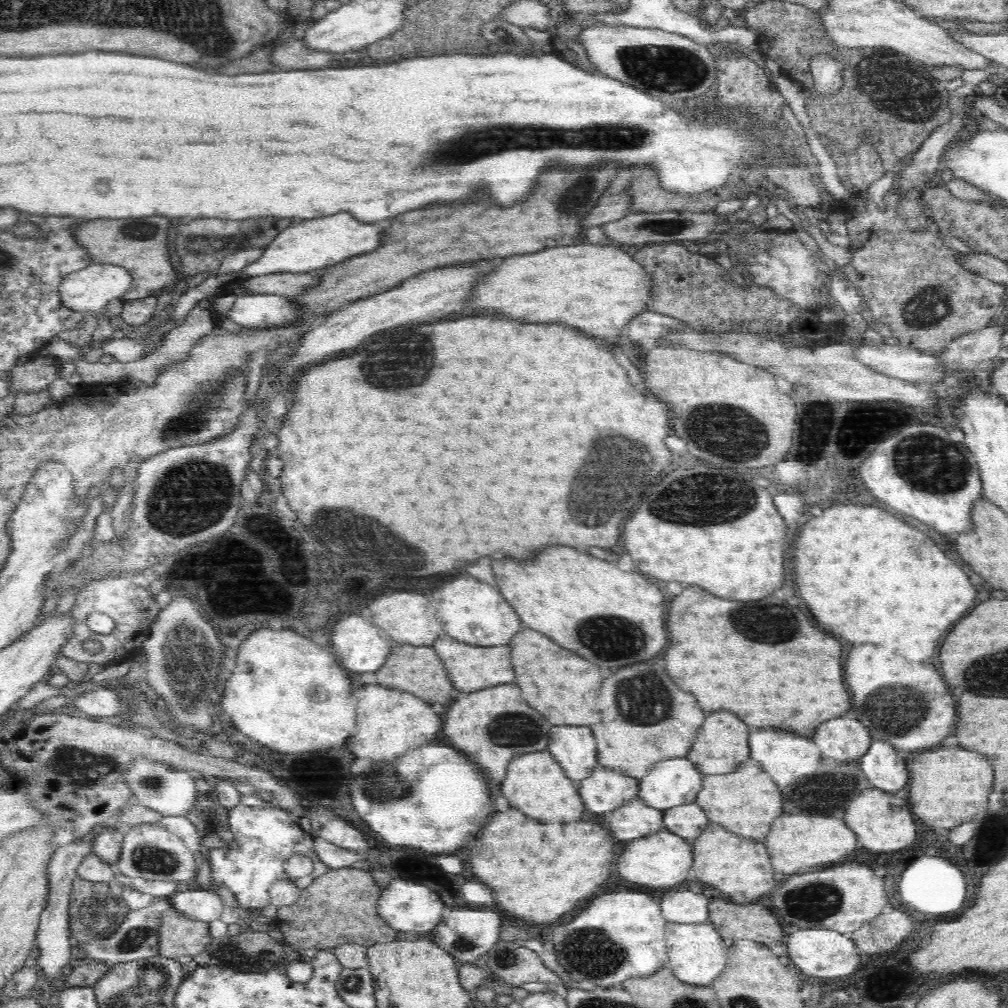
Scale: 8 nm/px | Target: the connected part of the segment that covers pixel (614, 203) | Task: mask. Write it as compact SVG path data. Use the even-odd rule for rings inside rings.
M627 192L604 194L598 199L596 206L581 220L582 232L593 226L601 226L610 221L621 219L629 210L631 198Z

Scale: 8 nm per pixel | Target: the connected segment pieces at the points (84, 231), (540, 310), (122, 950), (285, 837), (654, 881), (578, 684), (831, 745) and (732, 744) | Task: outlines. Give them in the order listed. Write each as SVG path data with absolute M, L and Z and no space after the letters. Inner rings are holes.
M152 216L140 220L94 219L85 220L71 228L73 238L84 247L93 263L115 264L125 268L132 275L131 287L120 297L123 303L142 300L150 296L156 297L160 288L171 288L179 275L169 261L167 249L168 226L170 218Z
M577 242L566 246L556 246L545 248L538 252L528 254L518 254L512 258L505 258L490 274L483 276L477 285L471 290L469 301L465 304L466 308L472 308L476 312L492 312L492 314L502 314L508 316L512 320L520 320L520 322L558 322L558 324L568 324L572 328L579 329L586 333L589 337L595 338L619 338L620 331L625 324L634 316L647 309L647 302L651 299L651 276L638 264L632 255L624 252L622 247L614 247L608 245L592 244L588 242Z
M156 898L156 901L148 907L136 911L130 910L126 919L122 920L121 926L112 937L80 943L78 944L80 952L88 954L90 958L106 962L108 966L154 958L154 956L159 955L160 918L164 911L172 907L173 905L167 898Z
M242 804L230 808L228 817L229 827L234 835L234 840L239 844L237 849L232 847L225 848L211 848L209 856L210 865L212 866L211 884L209 891L215 891L218 886L226 887L232 891L234 897L239 903L240 907L248 908L250 910L263 909L269 903L269 888L277 881L292 880L284 870L284 862L294 856L294 854L301 854L307 856L314 864L314 872L309 876L294 879L294 885L299 889L306 888L314 883L316 878L331 872L328 866L325 866L318 853L314 850L314 834L312 832L303 831L300 825L291 819L288 811L275 805L275 807L250 807Z
M664 828L652 834L643 836L640 840L632 840L626 844L624 852L618 858L618 874L624 880L632 880L652 888L668 888L682 880L686 880L693 864L691 842Z
M527 628L520 630L508 644L516 672L516 684L522 688L524 700L536 708L553 726L576 724L590 726L600 722L600 712L594 708L594 694L602 686L602 672L588 660L560 648L548 636Z
M848 716L828 720L818 726L814 742L826 758L842 762L857 761L870 748L871 734Z
M714 712L708 718L705 716L702 726L704 728L698 730L698 736L692 746L694 752L688 752L687 758L704 776L734 772L742 762L751 758L748 748L748 726L742 720L738 720L732 712Z

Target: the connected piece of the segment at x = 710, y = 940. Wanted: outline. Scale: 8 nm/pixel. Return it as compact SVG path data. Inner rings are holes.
M667 922L665 938L669 956L668 968L673 970L678 980L686 984L708 986L726 968L727 956L726 950L722 948L723 939L710 922L704 924Z

